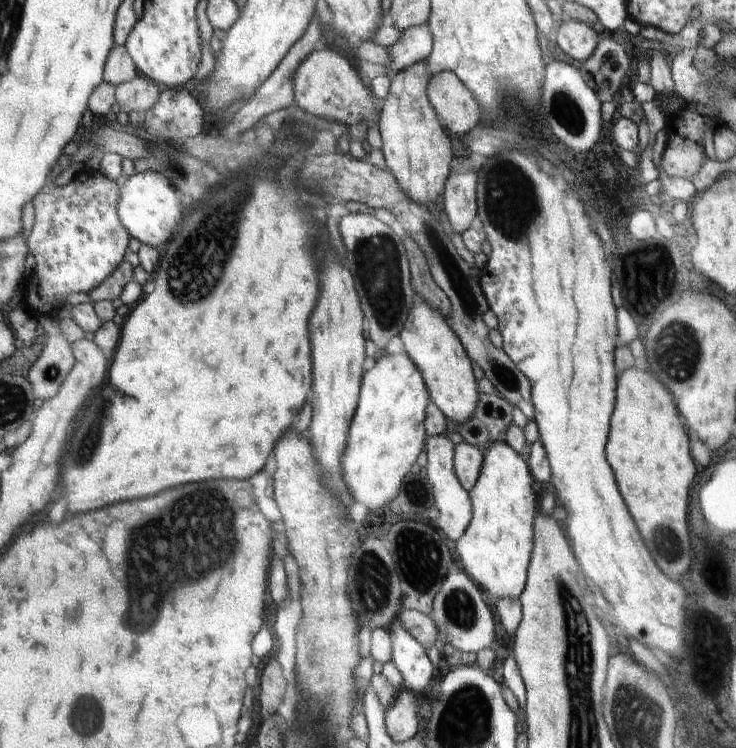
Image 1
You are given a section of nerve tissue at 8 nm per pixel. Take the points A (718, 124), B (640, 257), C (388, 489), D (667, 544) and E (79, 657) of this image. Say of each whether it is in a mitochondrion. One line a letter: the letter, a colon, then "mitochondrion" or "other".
A: other
B: mitochondrion
C: other
D: mitochondrion
E: other

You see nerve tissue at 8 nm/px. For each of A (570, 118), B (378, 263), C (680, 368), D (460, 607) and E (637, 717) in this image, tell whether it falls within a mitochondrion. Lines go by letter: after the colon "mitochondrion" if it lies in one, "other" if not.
A: mitochondrion
B: mitochondrion
C: mitochondrion
D: mitochondrion
E: mitochondrion

